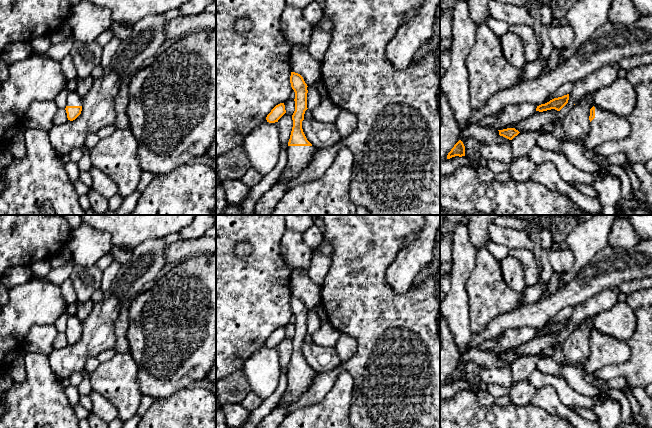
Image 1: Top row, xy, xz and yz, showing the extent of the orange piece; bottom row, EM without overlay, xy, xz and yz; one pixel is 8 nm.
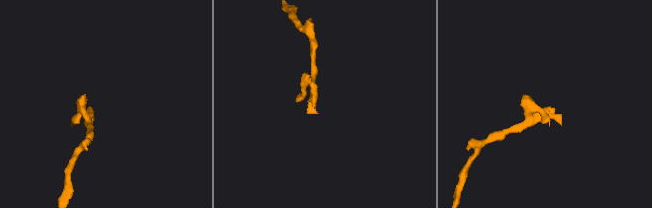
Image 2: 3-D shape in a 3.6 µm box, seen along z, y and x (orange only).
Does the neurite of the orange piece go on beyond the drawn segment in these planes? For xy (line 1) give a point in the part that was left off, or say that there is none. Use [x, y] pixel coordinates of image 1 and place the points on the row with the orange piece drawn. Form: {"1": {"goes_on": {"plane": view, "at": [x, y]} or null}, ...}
{"1": {"goes_on": {"plane": "xy", "at": [73, 99]}}}

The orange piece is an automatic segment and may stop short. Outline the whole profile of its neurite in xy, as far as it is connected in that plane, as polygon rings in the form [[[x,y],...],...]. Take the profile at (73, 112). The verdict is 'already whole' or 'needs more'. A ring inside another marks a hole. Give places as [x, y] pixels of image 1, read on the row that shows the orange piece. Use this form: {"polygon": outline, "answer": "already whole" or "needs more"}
{"polygon": [[[75,91],[69,92],[65,110],[67,118],[70,121],[75,120],[81,114],[82,97],[80,97]]], "answer": "needs more"}

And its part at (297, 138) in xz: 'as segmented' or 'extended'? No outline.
extended

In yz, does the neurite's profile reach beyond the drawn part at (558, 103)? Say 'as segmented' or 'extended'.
as segmented

